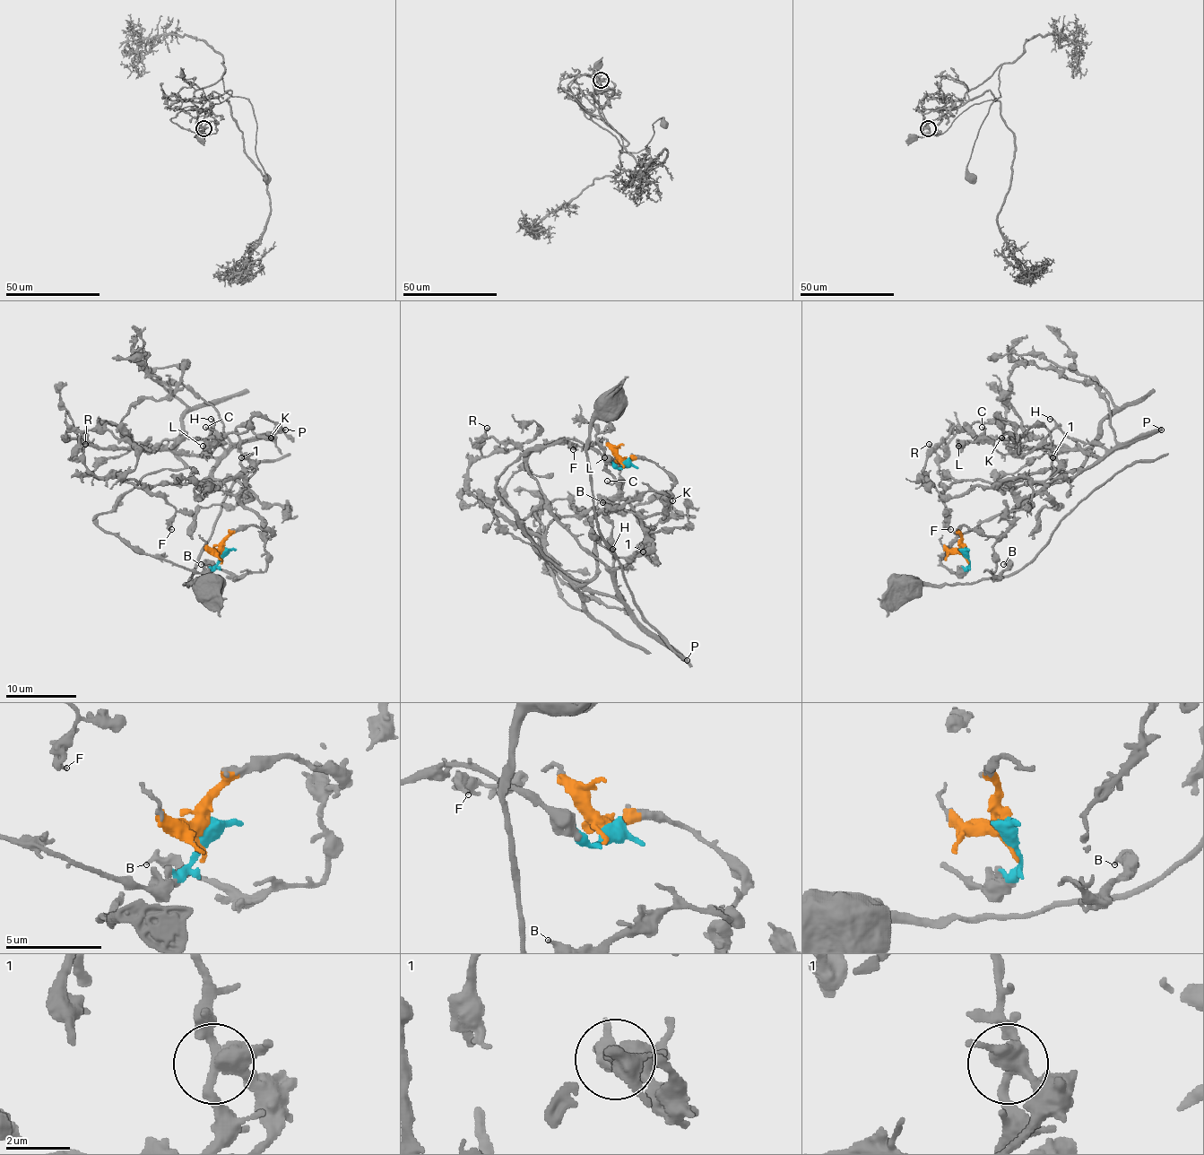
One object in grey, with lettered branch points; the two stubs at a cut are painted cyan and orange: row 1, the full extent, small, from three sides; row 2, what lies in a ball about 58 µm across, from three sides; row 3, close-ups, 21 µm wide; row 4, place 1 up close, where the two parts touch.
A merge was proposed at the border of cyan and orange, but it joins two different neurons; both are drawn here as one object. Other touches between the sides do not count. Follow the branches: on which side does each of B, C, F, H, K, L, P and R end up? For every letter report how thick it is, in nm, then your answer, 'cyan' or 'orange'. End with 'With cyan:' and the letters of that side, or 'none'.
B: 280 nm | orange
C: 180 nm | orange
F: 320 nm | orange
H: 140 nm | orange
K: 170 nm | orange
L: 600 nm | orange
P: 440 nm | orange
R: 190 nm | orange
With cyan: none

